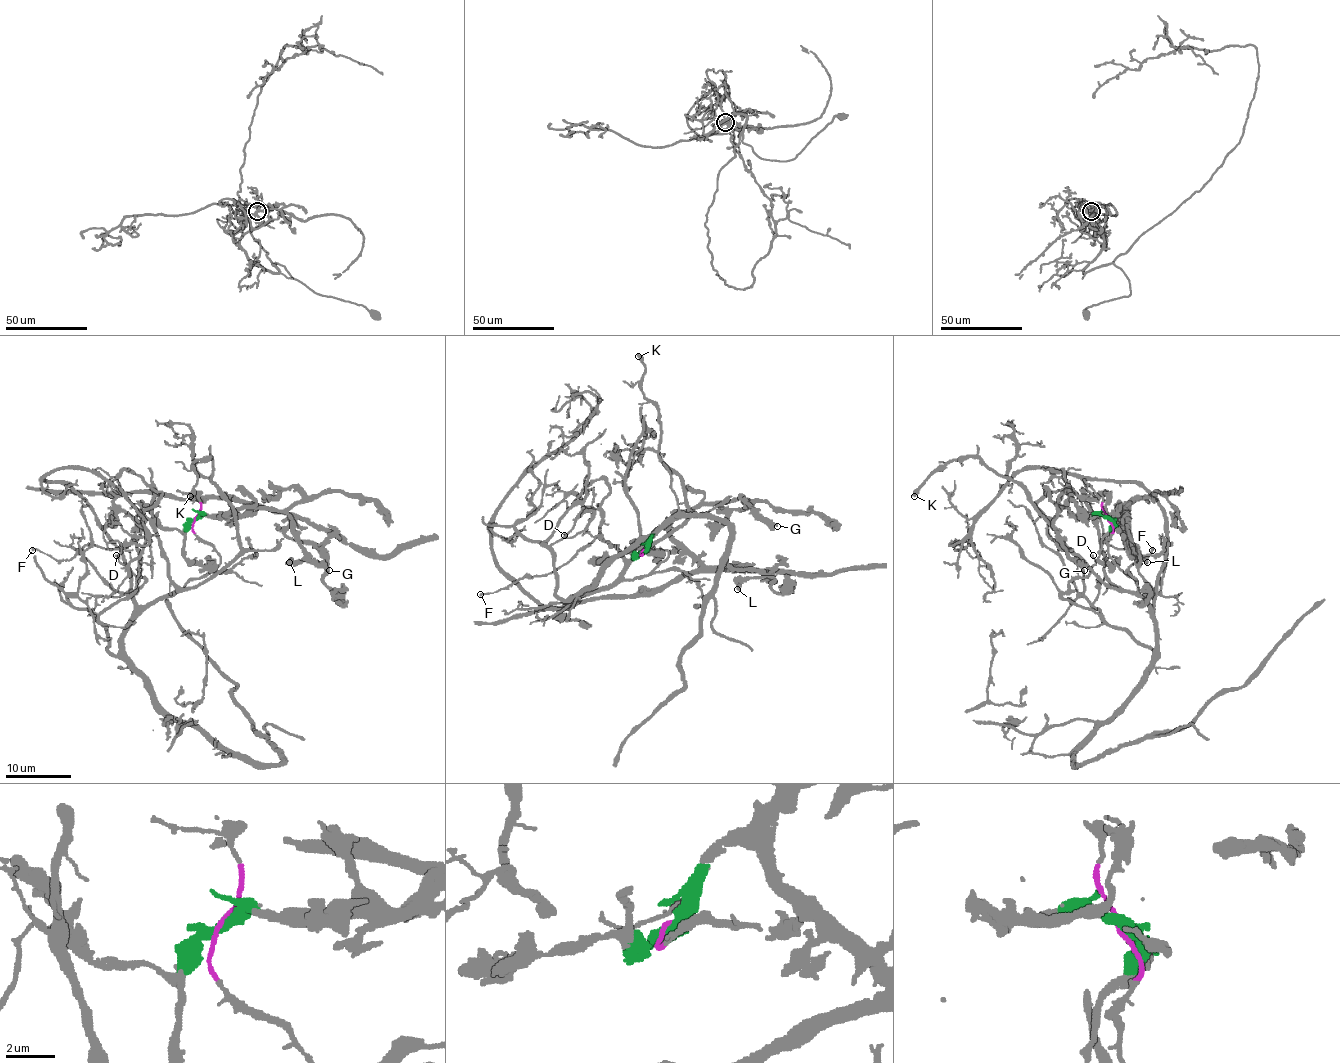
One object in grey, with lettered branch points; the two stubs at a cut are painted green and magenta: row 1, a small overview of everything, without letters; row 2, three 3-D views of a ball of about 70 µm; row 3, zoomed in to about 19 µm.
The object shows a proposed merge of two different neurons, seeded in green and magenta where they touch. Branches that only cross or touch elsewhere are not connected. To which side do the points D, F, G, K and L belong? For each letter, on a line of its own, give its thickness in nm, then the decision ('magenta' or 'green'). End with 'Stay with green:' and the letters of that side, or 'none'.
D: 120 nm | magenta
F: 140 nm | magenta
G: 200 nm | green
K: 280 nm | magenta
L: 280 nm | green
Stay with green: G, L

